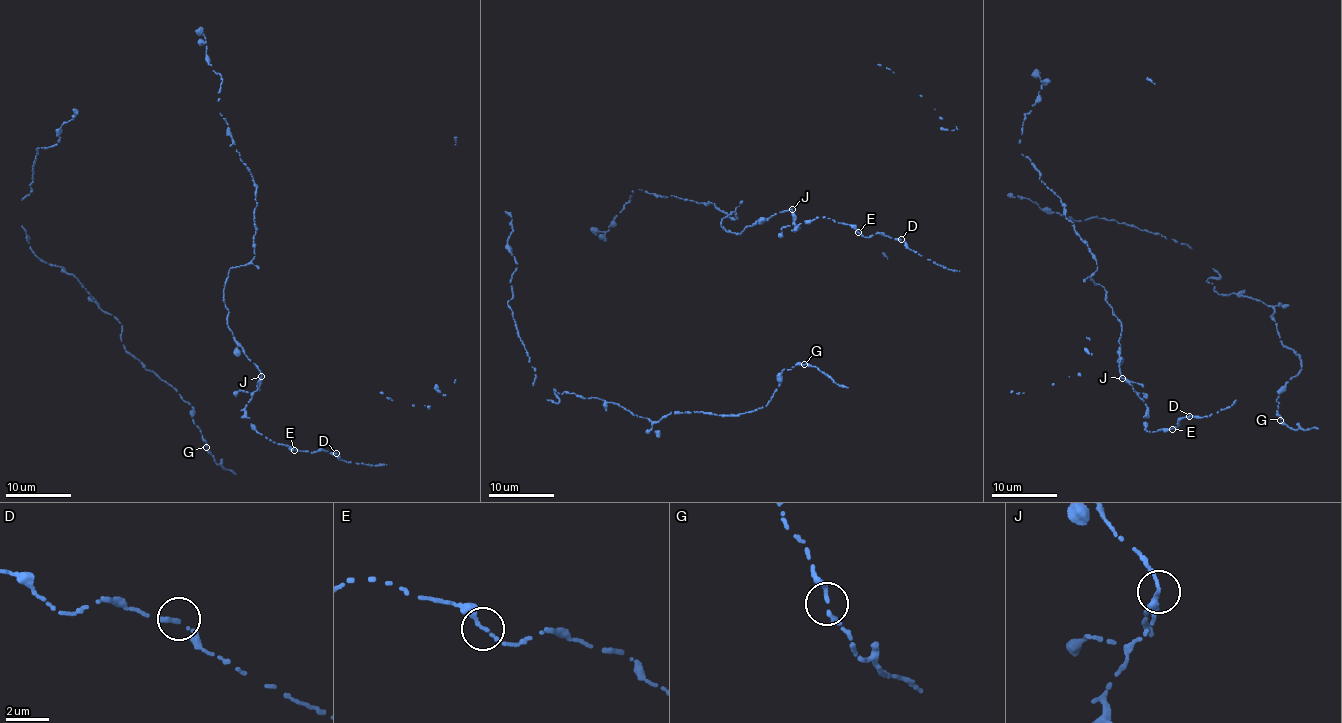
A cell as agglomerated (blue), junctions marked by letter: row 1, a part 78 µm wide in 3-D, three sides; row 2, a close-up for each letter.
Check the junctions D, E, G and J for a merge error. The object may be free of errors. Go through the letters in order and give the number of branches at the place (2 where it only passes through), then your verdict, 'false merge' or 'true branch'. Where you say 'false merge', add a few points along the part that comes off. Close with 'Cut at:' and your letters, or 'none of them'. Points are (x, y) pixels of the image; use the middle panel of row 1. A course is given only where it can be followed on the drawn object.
D: 2 branches meet; true branch
E: 2 branches meet; true branch
G: 2 branches meet; true branch
J: 2 branches meet; true branch
Cut at: none of them

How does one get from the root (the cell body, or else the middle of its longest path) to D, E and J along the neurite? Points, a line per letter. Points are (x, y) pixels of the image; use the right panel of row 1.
D: (1121, 322), (1118, 367), (1121, 376), (1146, 404), (1144, 430), (1172, 429), (1189, 416)
E: (1121, 322), (1118, 367), (1121, 376), (1146, 404), (1144, 430), (1172, 429)
J: (1121, 322), (1121, 336), (1118, 339), (1121, 378)

